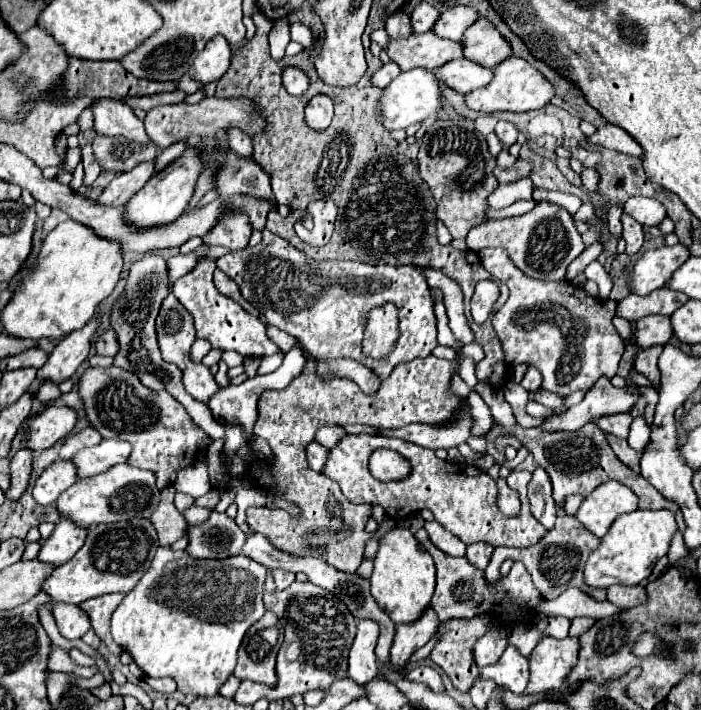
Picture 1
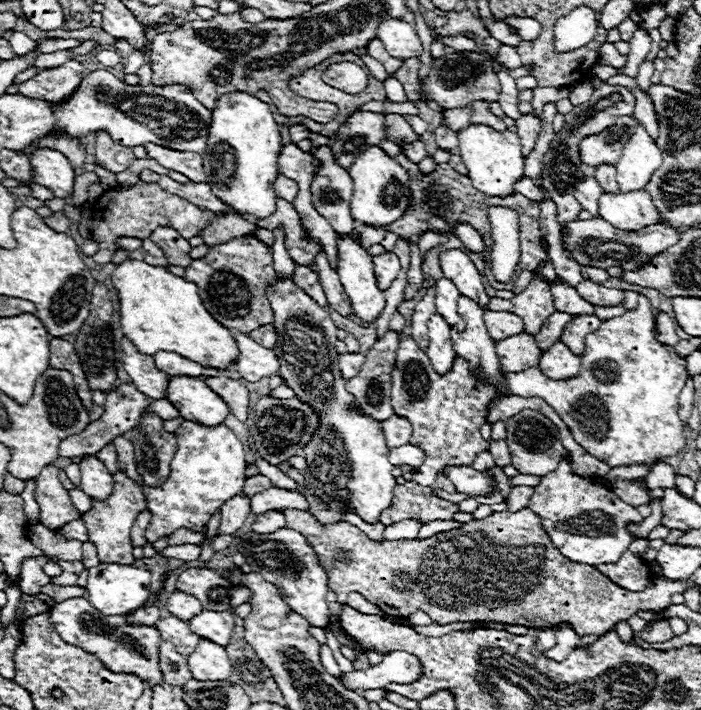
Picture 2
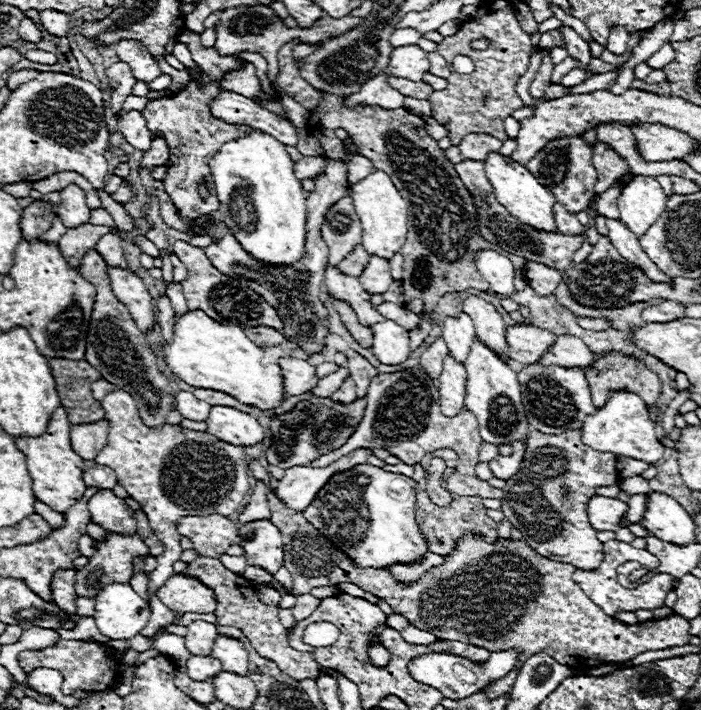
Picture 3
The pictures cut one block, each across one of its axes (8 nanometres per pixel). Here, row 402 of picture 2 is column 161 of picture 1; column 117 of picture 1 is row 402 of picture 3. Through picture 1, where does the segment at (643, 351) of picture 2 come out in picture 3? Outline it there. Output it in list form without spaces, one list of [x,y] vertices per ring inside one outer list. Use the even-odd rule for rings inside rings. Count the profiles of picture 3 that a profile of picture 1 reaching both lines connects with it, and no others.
[[[630,392],[612,394],[604,408],[600,408],[592,416],[588,416],[582,426],[582,440],[584,440],[584,444],[588,444],[594,450],[614,452],[616,456],[628,456],[628,458],[636,458],[636,460],[638,460],[638,456],[642,456],[642,460],[646,460],[650,464],[660,460],[660,456],[664,452],[664,446],[656,438],[654,424],[648,416],[648,408],[636,394],[630,394]]]

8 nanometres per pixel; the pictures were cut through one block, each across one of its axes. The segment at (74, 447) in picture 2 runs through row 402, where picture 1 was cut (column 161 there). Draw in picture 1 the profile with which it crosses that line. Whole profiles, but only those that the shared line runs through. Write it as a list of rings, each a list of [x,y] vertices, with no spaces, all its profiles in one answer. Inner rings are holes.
[[[216,96],[212,98],[204,98],[202,102],[196,104],[174,104],[174,106],[156,106],[146,114],[146,134],[150,136],[150,140],[160,148],[168,148],[170,144],[178,142],[178,140],[186,140],[190,134],[194,136],[214,136],[216,130],[224,130],[228,126],[236,126],[244,132],[248,132],[250,136],[254,136],[256,132],[260,132],[264,128],[264,118],[260,116],[258,108],[254,108],[252,102],[248,100],[220,100]]]

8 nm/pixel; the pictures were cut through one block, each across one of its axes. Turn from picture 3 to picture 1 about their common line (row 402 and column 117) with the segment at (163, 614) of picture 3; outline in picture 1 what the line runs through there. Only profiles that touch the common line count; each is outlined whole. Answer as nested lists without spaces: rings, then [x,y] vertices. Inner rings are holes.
[[[94,100],[90,108],[94,112],[94,130],[100,136],[124,136],[143,145],[151,141],[144,122],[134,116],[128,104],[120,104],[118,100]]]

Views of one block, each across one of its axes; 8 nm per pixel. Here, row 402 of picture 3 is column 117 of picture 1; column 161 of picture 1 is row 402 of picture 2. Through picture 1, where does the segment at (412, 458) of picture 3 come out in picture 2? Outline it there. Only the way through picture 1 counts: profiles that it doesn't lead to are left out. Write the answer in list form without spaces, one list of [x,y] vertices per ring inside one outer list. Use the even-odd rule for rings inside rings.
[[[404,338],[396,350],[390,384],[394,414],[408,418],[412,424],[410,444],[424,450],[424,462],[414,472],[418,484],[432,486],[438,470],[446,464],[472,466],[474,458],[490,448],[490,442],[480,436],[480,426],[488,418],[488,404],[494,398],[494,388],[484,384],[476,386],[476,380],[468,374],[466,360],[456,358],[454,368],[440,376],[434,372],[426,352],[422,352],[412,338]]]

